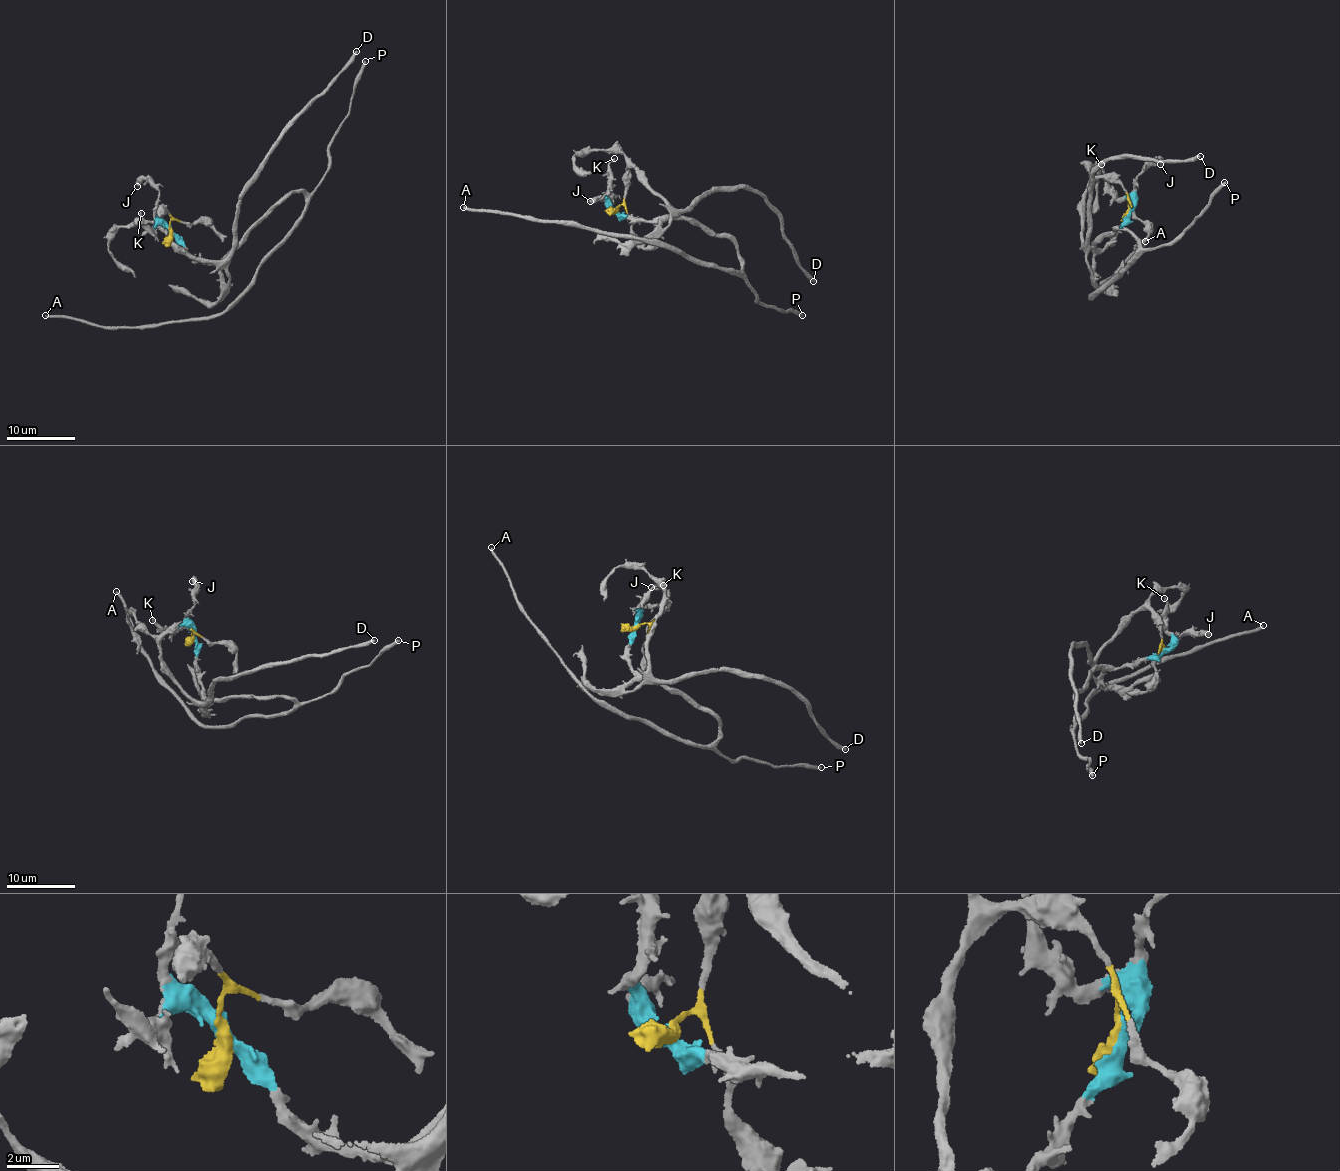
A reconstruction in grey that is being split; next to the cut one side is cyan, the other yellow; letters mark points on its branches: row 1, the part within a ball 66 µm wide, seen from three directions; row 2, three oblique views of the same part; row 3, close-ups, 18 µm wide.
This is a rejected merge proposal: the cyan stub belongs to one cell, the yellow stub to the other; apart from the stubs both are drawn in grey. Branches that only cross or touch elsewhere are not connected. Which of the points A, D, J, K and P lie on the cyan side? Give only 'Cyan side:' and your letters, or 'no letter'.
Cyan side: A, J, K, P

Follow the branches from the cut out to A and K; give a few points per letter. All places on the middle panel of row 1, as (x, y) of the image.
A: (616, 210), (625, 218), (654, 222), (678, 215), (731, 240), (742, 268), (735, 276), (645, 239), (463, 207)
K: (616, 210), (607, 192), (611, 174), (608, 166), (614, 158)

